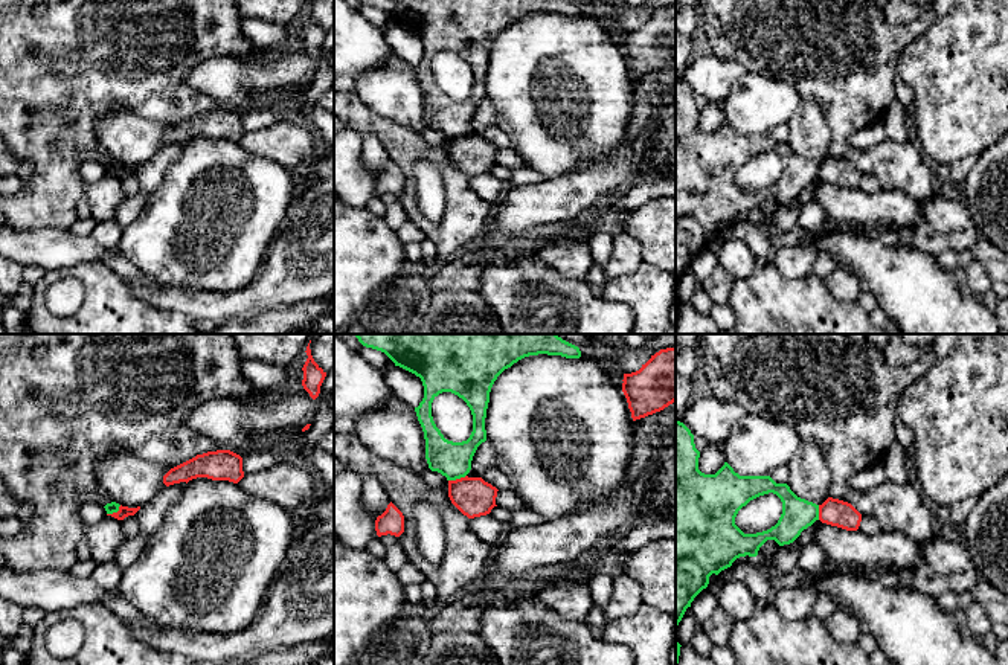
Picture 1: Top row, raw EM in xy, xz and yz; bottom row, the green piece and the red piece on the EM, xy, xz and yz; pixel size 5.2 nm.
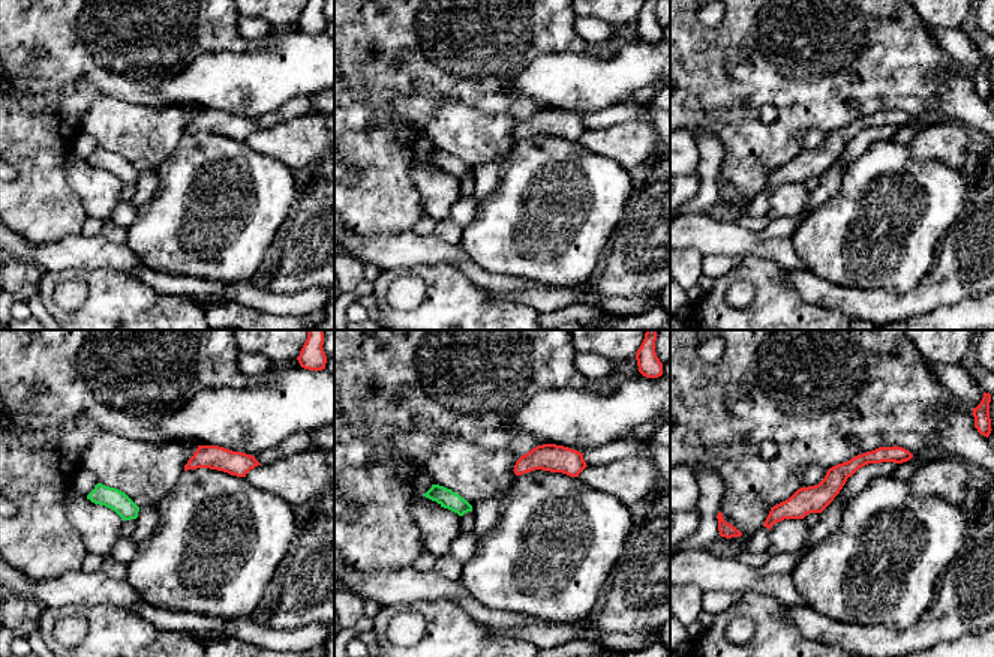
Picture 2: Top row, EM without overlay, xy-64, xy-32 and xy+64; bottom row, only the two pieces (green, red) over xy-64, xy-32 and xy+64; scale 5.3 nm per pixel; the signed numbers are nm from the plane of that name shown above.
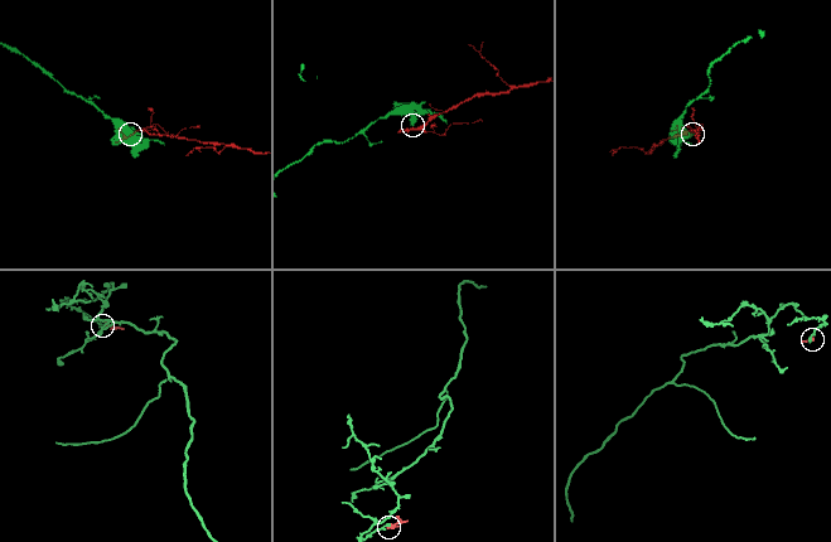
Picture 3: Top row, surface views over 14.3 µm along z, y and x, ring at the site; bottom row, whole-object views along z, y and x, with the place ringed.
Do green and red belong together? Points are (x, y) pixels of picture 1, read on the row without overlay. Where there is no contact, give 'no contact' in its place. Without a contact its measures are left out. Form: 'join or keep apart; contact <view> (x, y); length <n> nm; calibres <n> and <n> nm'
keep apart; contact xz (456, 136); length 100 nm; calibres 190 and 200 nm

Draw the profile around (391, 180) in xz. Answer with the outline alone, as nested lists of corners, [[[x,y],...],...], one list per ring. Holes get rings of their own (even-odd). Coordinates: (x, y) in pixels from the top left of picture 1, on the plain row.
[[[390,160],[386,169],[375,178],[377,194],[395,194],[400,195],[404,191],[404,174],[403,171]]]

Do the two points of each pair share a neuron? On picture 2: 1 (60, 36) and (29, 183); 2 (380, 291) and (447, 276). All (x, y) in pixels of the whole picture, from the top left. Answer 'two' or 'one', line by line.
1: one
2: one

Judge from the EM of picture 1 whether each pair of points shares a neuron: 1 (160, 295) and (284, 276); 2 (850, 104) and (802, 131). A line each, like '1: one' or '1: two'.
1: one
2: two

